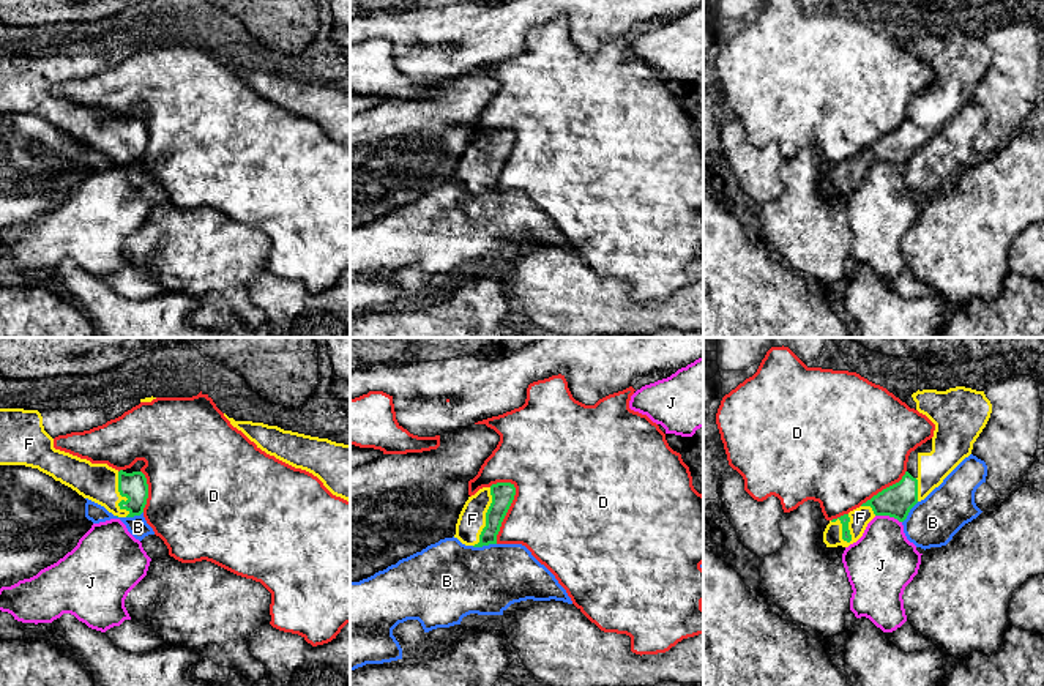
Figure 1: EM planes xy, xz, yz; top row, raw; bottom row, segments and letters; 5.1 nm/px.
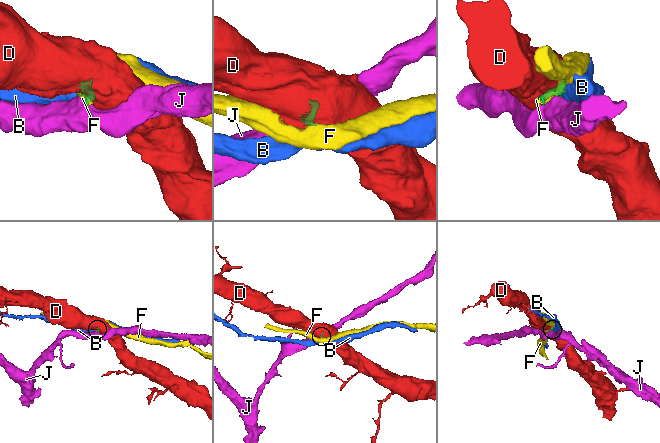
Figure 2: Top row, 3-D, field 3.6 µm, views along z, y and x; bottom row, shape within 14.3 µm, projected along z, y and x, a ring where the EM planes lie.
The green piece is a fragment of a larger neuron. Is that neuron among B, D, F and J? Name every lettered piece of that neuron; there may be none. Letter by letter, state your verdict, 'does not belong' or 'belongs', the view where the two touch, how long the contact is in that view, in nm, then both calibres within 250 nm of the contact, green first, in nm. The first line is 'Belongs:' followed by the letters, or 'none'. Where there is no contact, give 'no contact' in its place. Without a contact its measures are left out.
Belongs: F
B: does not belong; contact in xz; length 130 nm; calibres 100 and 400 nm
D: does not belong; contact in xz; length 320 nm; calibres 110 and 460 nm
F: belongs; contact in yz; length 160 nm; calibres 50 and 100 nm
J: does not belong; contact in yz; length 140 nm; calibres 160 and 340 nm

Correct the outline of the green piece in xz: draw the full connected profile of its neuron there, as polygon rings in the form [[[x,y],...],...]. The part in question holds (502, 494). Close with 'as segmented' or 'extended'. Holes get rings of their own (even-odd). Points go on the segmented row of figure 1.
[[[497,483],[479,489],[465,501],[454,538],[473,547],[497,544],[497,535],[514,495],[516,487],[511,483]]]; extended

